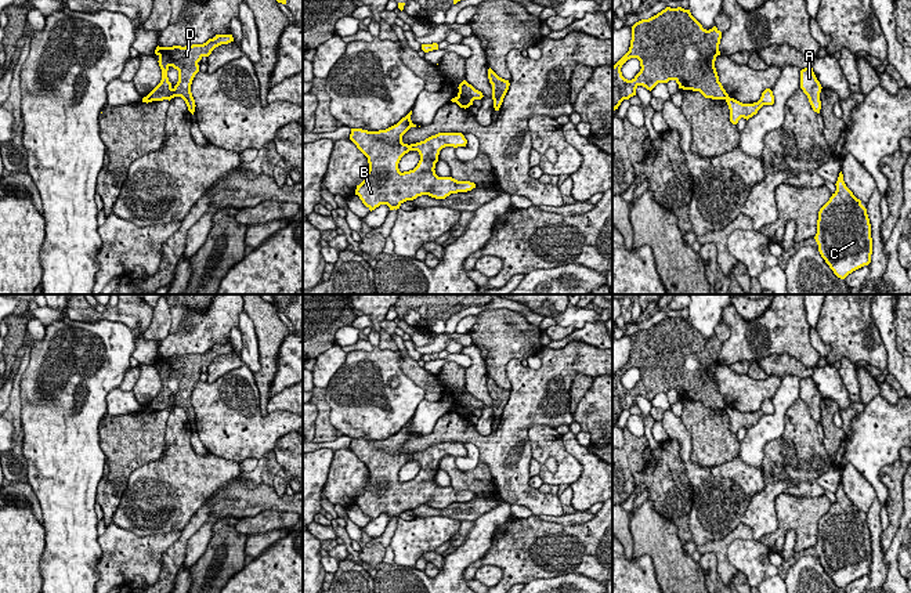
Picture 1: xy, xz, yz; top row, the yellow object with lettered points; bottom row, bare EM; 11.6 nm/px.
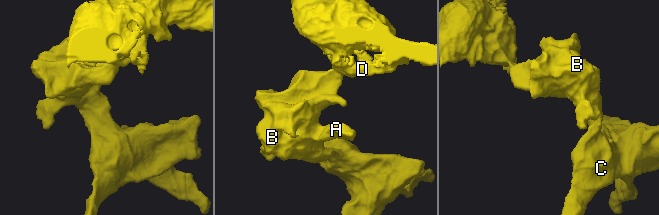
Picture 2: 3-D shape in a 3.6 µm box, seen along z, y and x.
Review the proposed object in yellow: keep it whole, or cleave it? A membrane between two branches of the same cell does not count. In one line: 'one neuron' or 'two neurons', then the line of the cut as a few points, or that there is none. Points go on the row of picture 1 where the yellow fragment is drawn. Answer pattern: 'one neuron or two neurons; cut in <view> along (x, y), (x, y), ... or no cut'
two neurons; cut in xz along (456, 97), (469, 105)

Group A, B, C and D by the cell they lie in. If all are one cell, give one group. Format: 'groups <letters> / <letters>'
groups A B C / D

